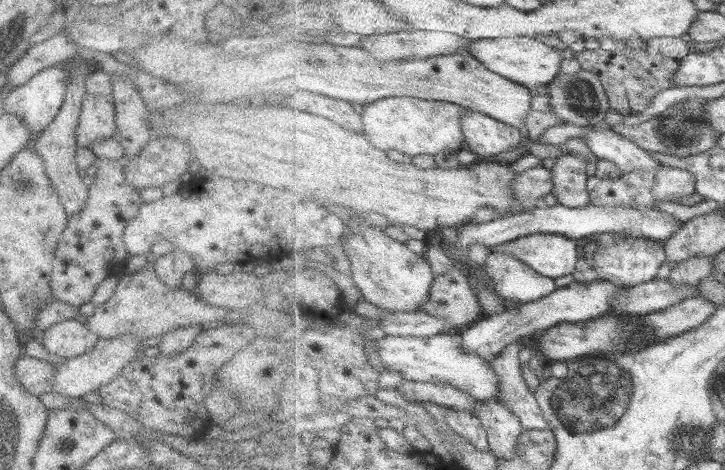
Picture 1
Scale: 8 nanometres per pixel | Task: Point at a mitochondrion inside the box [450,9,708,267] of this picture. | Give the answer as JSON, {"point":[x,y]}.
{"point":[685,129]}

